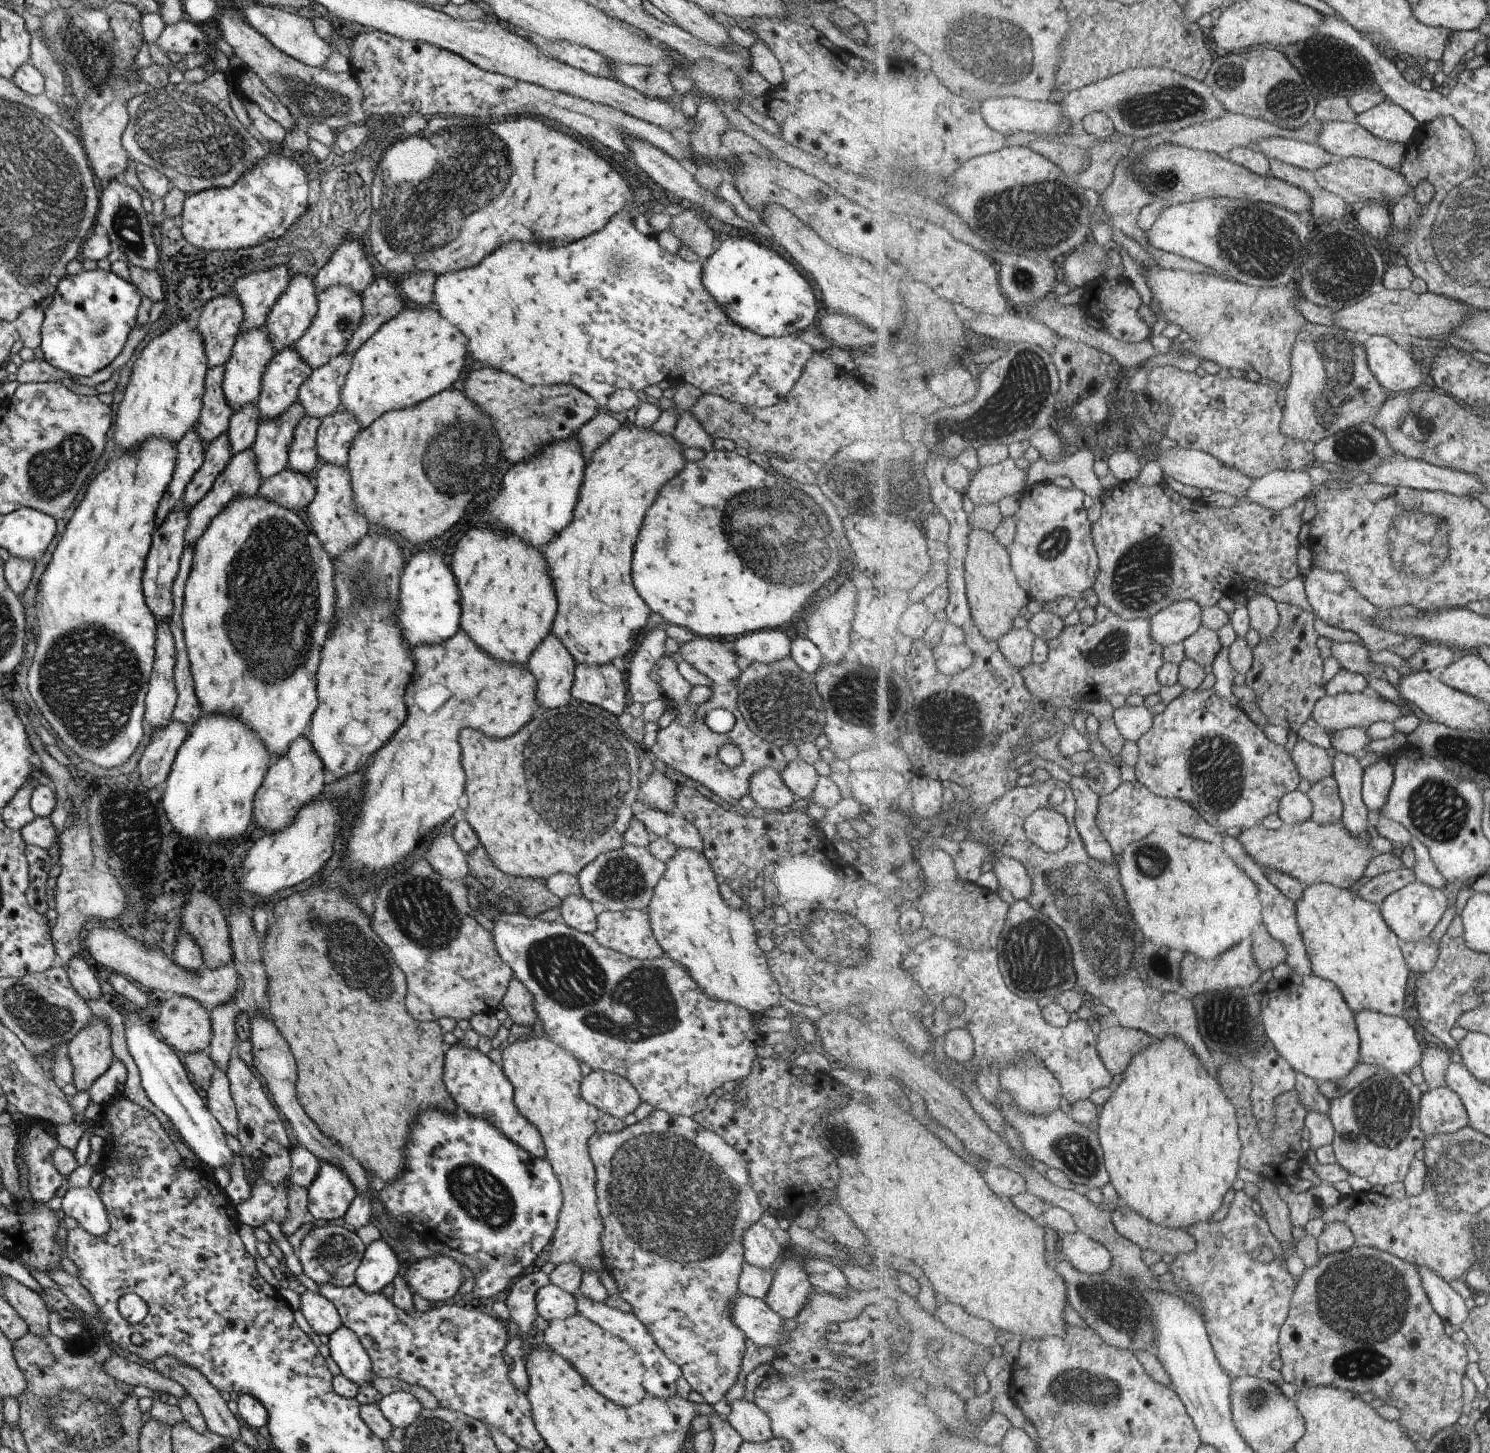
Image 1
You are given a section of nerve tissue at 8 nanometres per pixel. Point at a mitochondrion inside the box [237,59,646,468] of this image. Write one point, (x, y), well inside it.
(441, 197)

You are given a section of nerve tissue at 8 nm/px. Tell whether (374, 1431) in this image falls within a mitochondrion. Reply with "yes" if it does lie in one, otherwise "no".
no

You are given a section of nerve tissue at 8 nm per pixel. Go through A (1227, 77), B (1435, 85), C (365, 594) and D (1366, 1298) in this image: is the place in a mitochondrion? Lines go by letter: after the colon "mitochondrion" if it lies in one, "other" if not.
A: mitochondrion
B: other
C: mitochondrion
D: mitochondrion

